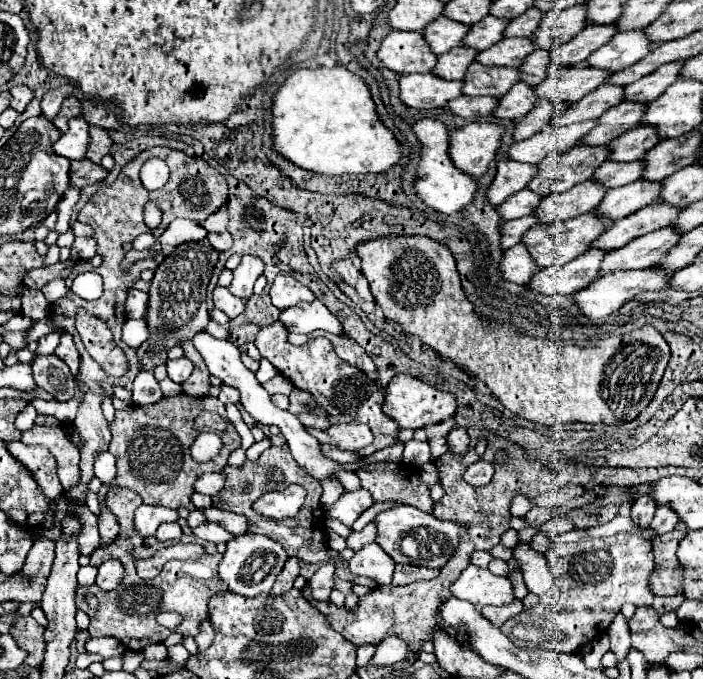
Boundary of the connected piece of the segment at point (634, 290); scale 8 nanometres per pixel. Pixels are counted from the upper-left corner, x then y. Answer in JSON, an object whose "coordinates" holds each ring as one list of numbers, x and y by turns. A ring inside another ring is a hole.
{"coordinates":[[642,268,642,270,620,270,620,272,610,272,598,280,594,280,594,284,590,284,590,288,584,288,582,292,578,292,578,296,574,296,574,302,578,304,578,308,582,310,582,314,586,314,590,320,598,320,608,316,610,312,614,312,616,308,620,308,624,302,632,300,636,294,640,294,642,290,660,290,660,288,668,288,670,280,674,278,674,272,666,272,662,268]]}

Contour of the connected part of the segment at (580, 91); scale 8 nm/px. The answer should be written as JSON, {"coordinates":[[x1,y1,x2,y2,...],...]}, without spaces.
{"coordinates":[[574,66,562,70,550,70,546,82,536,86,538,98,548,98,556,104,578,102,586,94,594,92,600,84,604,84,612,72,590,68,590,66]]}

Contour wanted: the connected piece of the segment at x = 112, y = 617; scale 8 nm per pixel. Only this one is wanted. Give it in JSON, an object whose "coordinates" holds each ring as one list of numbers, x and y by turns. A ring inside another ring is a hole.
{"coordinates":[[112,488,106,496,108,508,112,510,112,514,116,514,118,522,120,522,120,535,116,542,112,542,106,548,96,548,90,556,90,564,98,566,98,560,110,560,116,558,124,564,126,568,126,576,122,580,122,584,118,586,118,590,114,592,102,592,98,586,90,586,86,592,96,596,98,600,98,608,92,612,92,608,78,600,78,608,82,608,84,612,90,614,90,634,92,638,100,638,100,636,114,636,116,640,120,640,128,650,134,652,142,652,148,642,164,642,164,638,170,634,168,628,160,628,160,624,156,622,156,616,160,612,178,612,182,616,182,622,176,626,176,632,180,632,182,636,196,636,200,634,200,624,204,620,208,620,208,600,218,596,220,592,230,592,228,586,222,582,222,578,218,576,218,564,222,560,222,554,216,550,216,546,210,542,202,542,196,539,193,534,183,534,180,539,159,541,155,536,140,536,133,529,133,519,136,508,142,504,140,496,130,492,130,490,122,490,122,488],[183,542,184,544,202,544,206,548,207,554,200,560,170,560,164,570,154,578,154,580,142,580,136,574,136,558,150,557,162,548,168,548,172,544]]}

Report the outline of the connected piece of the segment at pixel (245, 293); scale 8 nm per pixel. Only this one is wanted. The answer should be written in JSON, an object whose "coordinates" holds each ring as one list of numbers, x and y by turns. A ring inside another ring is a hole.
{"coordinates":[[242,256,240,266,234,270,234,280,228,286,230,292,234,292,234,296,240,296,244,300,248,300,252,296,252,288,256,278,264,272,264,262,260,256]]}

